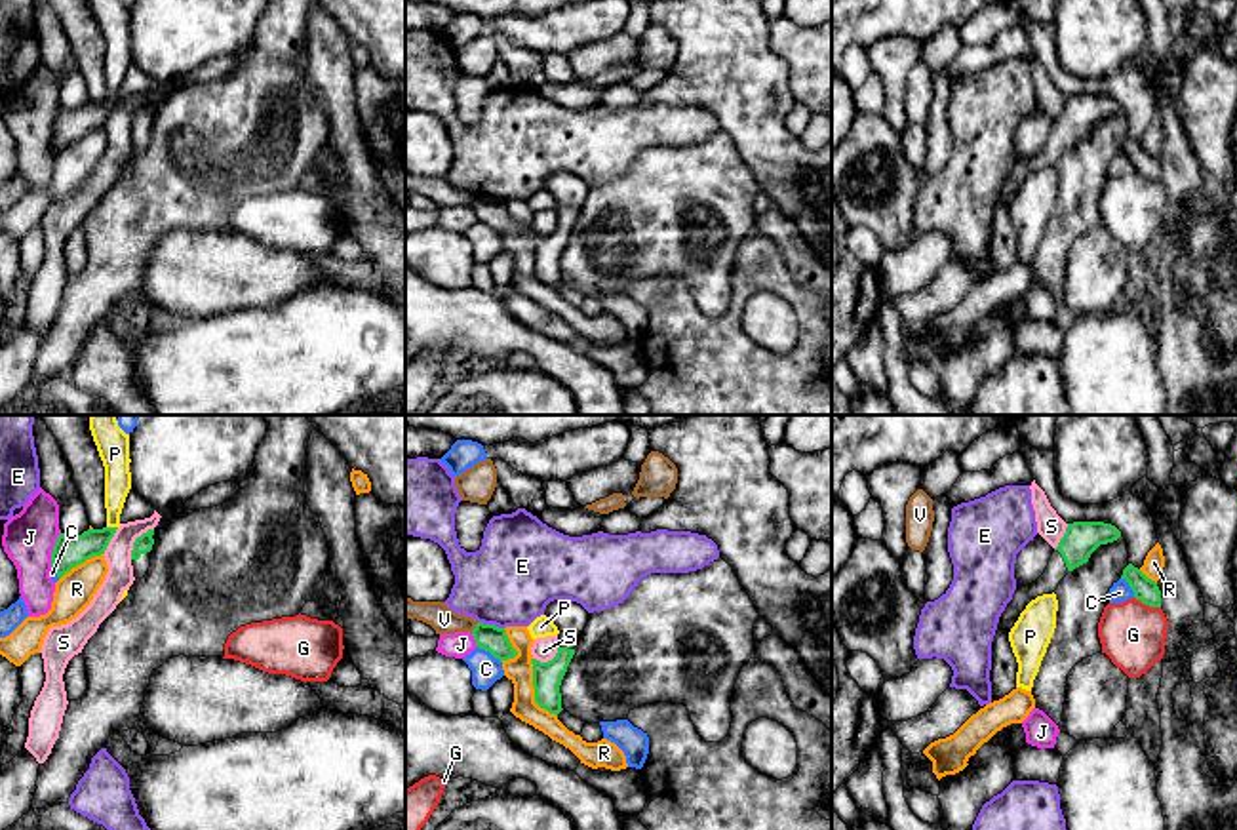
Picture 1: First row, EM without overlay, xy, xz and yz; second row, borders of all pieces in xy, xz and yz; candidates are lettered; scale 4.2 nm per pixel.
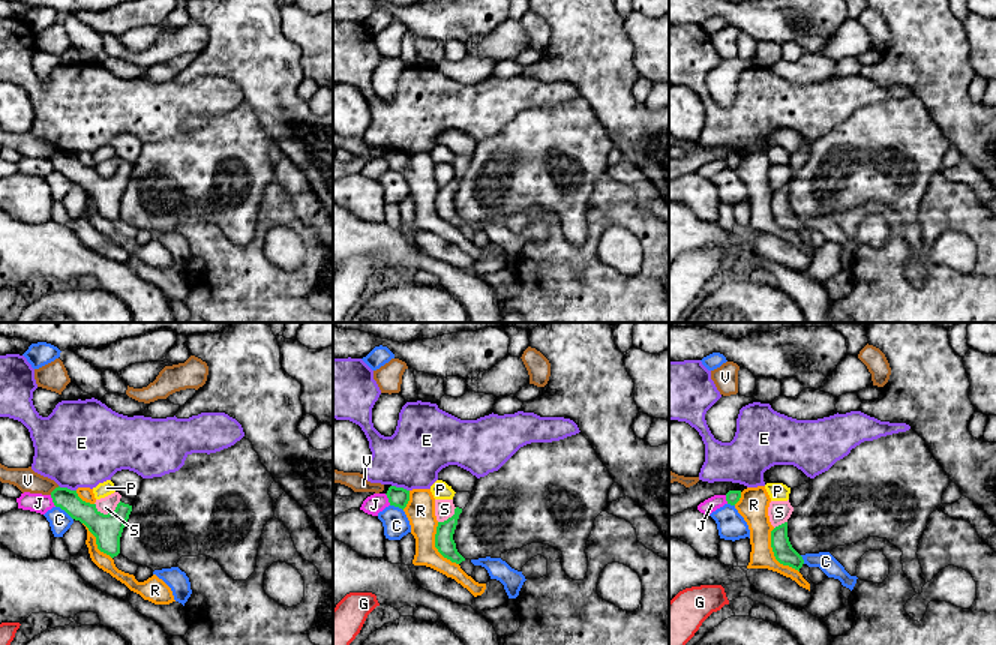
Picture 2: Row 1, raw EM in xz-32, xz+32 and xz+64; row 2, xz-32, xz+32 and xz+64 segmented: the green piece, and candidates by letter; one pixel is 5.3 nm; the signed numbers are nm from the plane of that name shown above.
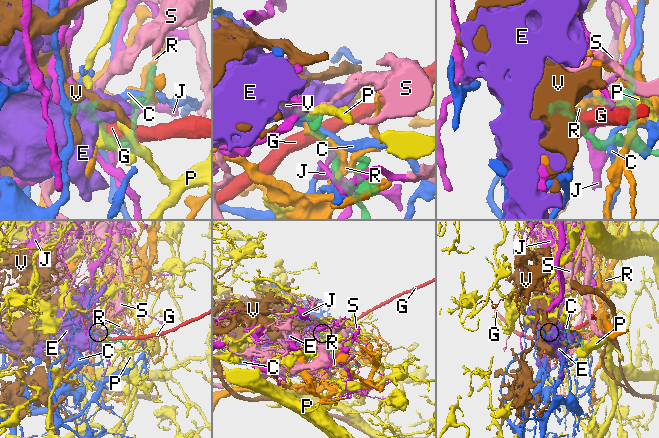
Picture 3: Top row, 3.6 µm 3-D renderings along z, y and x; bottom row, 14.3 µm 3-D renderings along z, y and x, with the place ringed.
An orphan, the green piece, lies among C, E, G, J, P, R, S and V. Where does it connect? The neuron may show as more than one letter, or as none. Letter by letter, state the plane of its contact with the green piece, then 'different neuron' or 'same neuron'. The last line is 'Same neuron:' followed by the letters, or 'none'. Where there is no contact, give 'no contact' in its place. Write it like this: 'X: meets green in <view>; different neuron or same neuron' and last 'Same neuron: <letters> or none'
C: meets green in xz; different neuron
E: meets green in xz; different neuron
G: meets green in yz; different neuron
J: meets green in xy; different neuron
P: meets green in xy; different neuron
R: meets green in xz; different neuron
S: meets green in xy; different neuron
V: meets green in xz; different neuron
Same neuron: none

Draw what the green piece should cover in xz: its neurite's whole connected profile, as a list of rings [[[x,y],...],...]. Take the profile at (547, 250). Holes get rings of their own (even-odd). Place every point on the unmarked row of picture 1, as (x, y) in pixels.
[[[560,206],[558,208],[558,227],[552,234],[540,236],[537,232],[531,232],[535,276],[540,282],[548,284],[550,287],[558,289],[563,284],[560,259],[575,228],[577,219],[579,219],[579,209]]]

